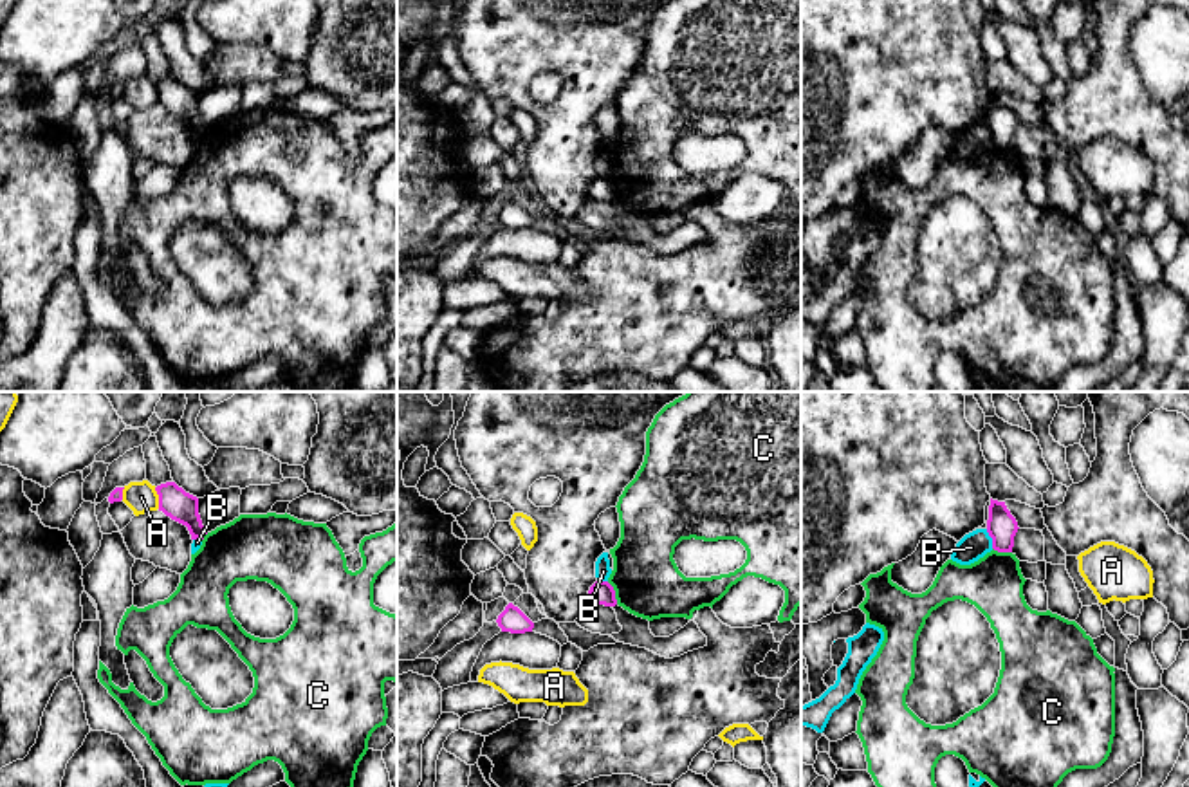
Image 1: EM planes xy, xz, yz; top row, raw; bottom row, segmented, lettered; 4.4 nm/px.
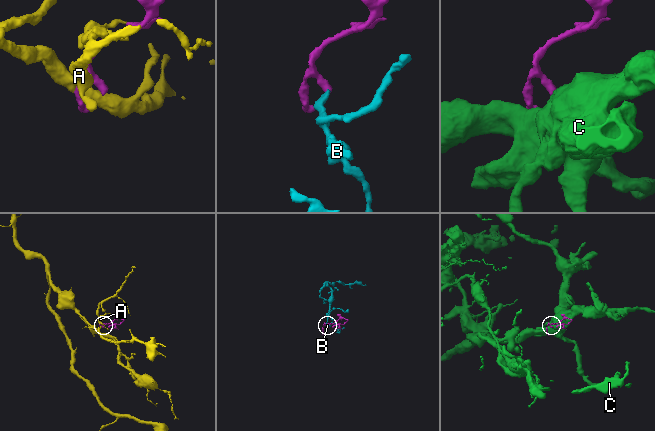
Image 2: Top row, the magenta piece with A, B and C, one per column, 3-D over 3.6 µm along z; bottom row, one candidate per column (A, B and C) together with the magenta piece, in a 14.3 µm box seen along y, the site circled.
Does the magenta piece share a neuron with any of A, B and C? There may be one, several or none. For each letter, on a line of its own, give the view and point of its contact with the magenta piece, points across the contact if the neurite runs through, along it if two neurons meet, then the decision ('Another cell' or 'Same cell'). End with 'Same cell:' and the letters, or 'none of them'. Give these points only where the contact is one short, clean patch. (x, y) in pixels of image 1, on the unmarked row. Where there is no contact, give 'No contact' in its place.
A: Touches magenta at xy (159, 94). Another cell
B: Touches magenta at yz (991, 132). Boundary: yz (986, 125), (993, 143). Another cell
C: Touches magenta at xz (614, 188). Boundary: xz (607, 177), (617, 199). Another cell
Same cell: none of them

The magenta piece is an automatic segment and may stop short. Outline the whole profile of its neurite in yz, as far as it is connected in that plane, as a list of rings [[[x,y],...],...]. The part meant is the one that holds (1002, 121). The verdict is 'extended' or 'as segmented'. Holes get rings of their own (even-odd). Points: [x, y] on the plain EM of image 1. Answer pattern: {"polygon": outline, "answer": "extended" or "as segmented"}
{"polygon": [[[991,94],[987,128],[992,134],[992,144],[998,148],[1012,148],[1018,125],[1018,117],[1005,97]]], "answer": "as segmented"}

